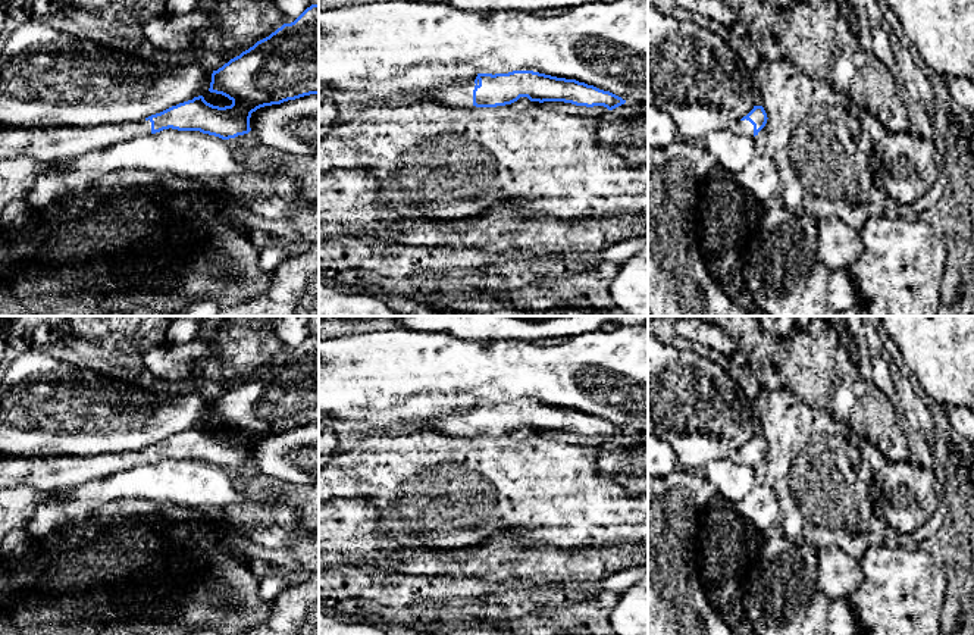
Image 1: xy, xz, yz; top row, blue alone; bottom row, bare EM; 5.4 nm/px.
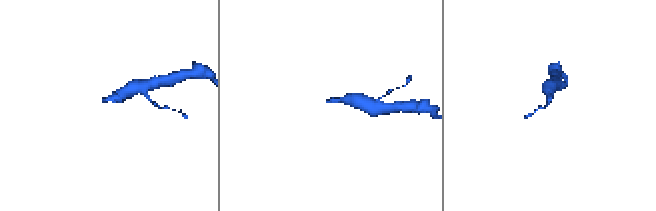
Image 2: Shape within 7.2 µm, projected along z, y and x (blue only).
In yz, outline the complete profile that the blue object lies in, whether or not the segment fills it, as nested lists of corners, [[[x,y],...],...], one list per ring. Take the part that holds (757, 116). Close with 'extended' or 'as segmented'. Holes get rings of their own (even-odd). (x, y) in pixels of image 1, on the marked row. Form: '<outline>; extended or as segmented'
[[[754,106],[754,109],[740,121],[732,123],[732,129],[736,134],[746,137],[755,137],[764,131],[767,123],[767,113],[762,106]]]; extended

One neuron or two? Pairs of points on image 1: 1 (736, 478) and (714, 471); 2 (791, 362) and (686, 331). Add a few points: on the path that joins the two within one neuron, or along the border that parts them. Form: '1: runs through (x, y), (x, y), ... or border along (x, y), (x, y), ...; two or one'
1: runs through (730, 478), (720, 474); one
2: border along (724, 331), (739, 347); two

